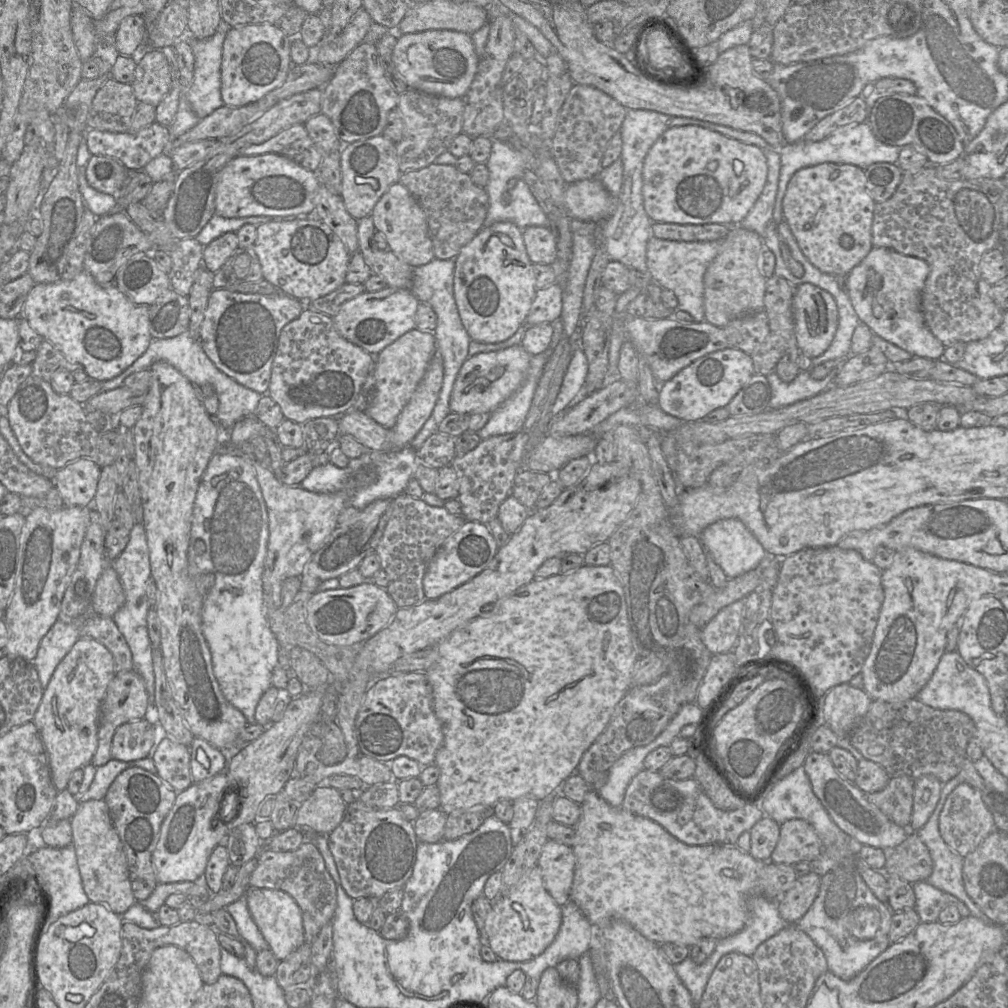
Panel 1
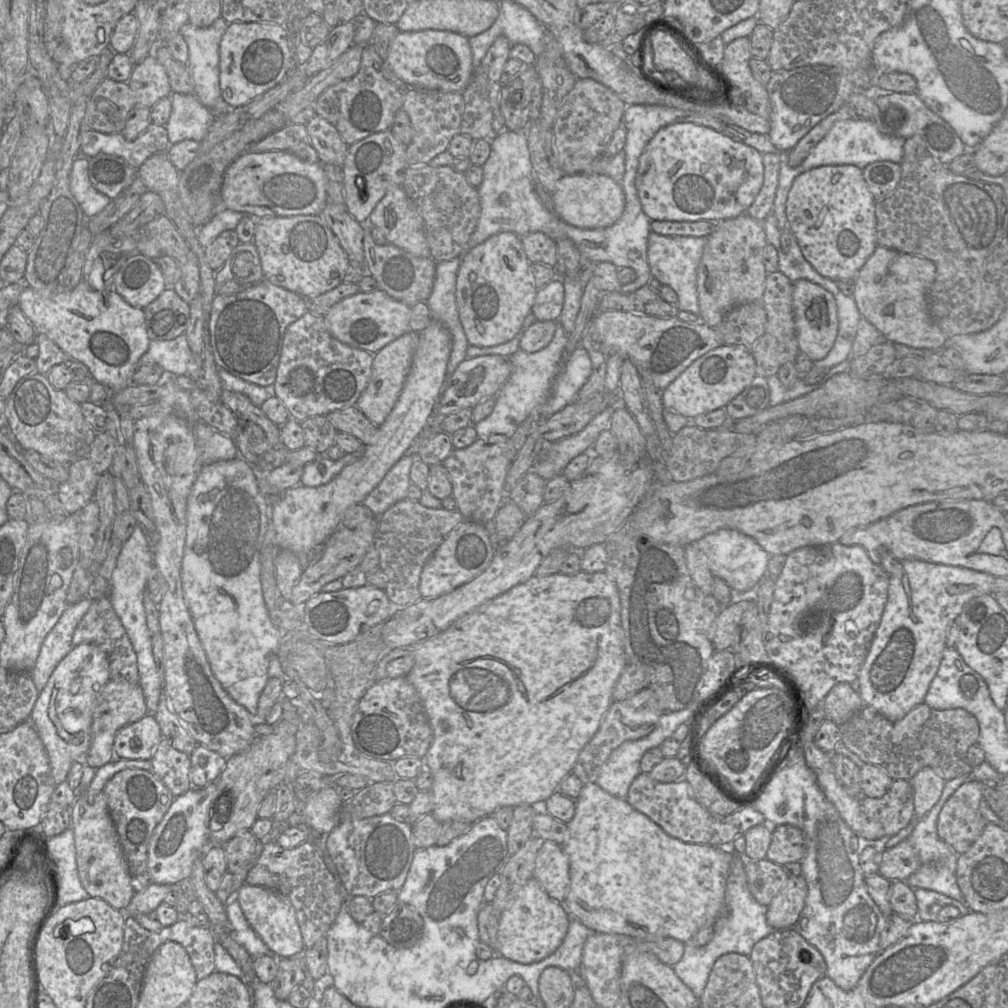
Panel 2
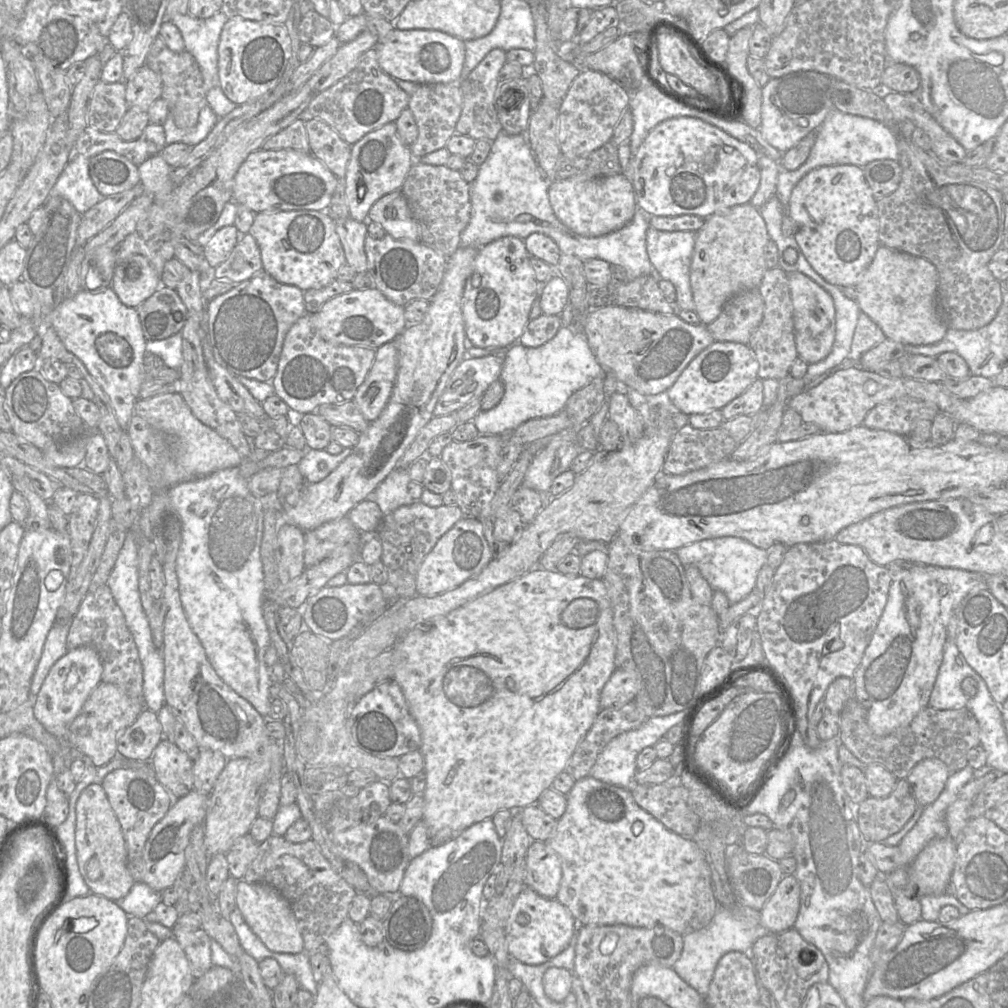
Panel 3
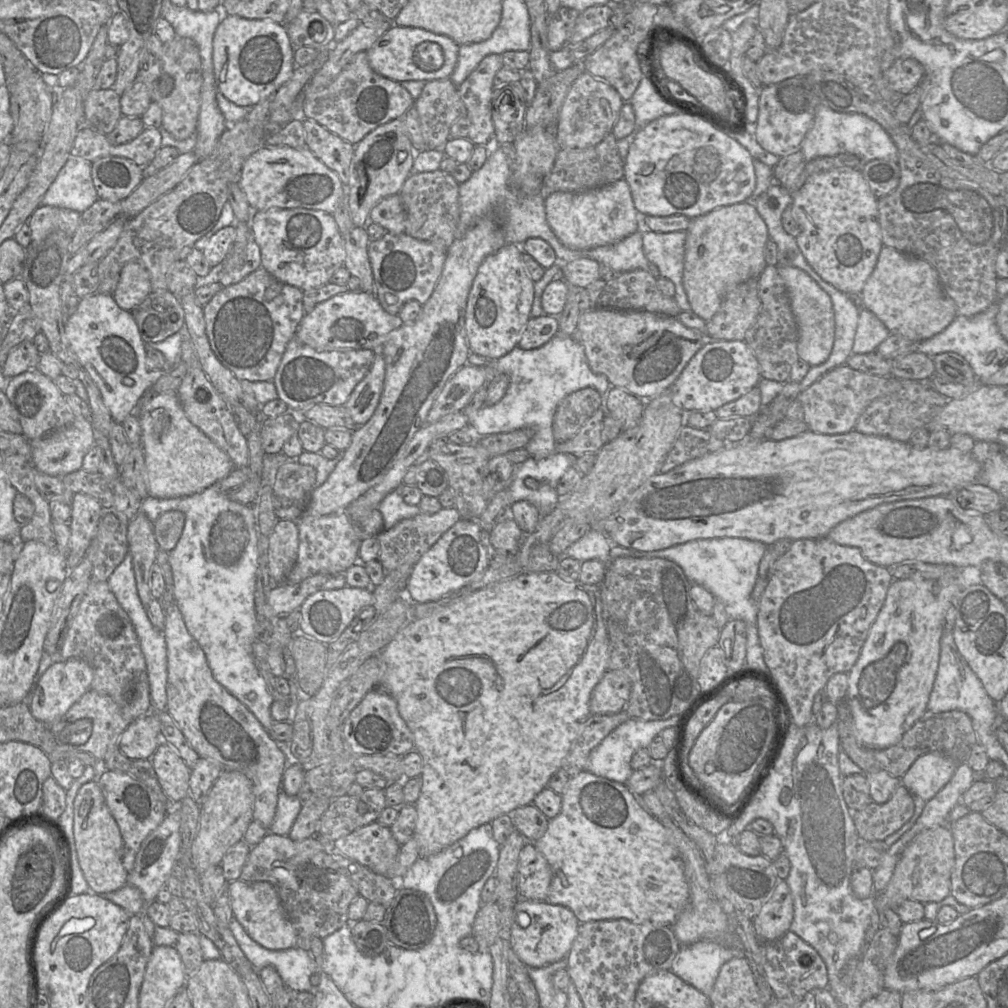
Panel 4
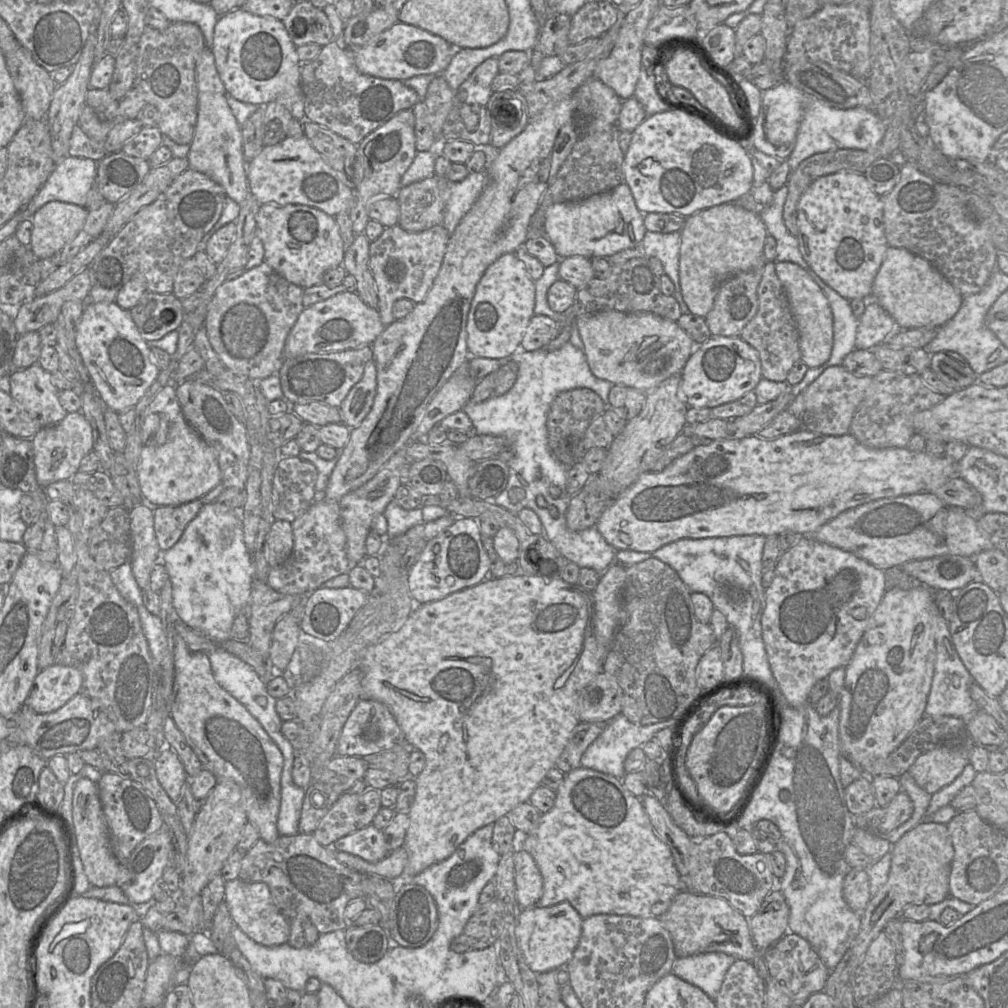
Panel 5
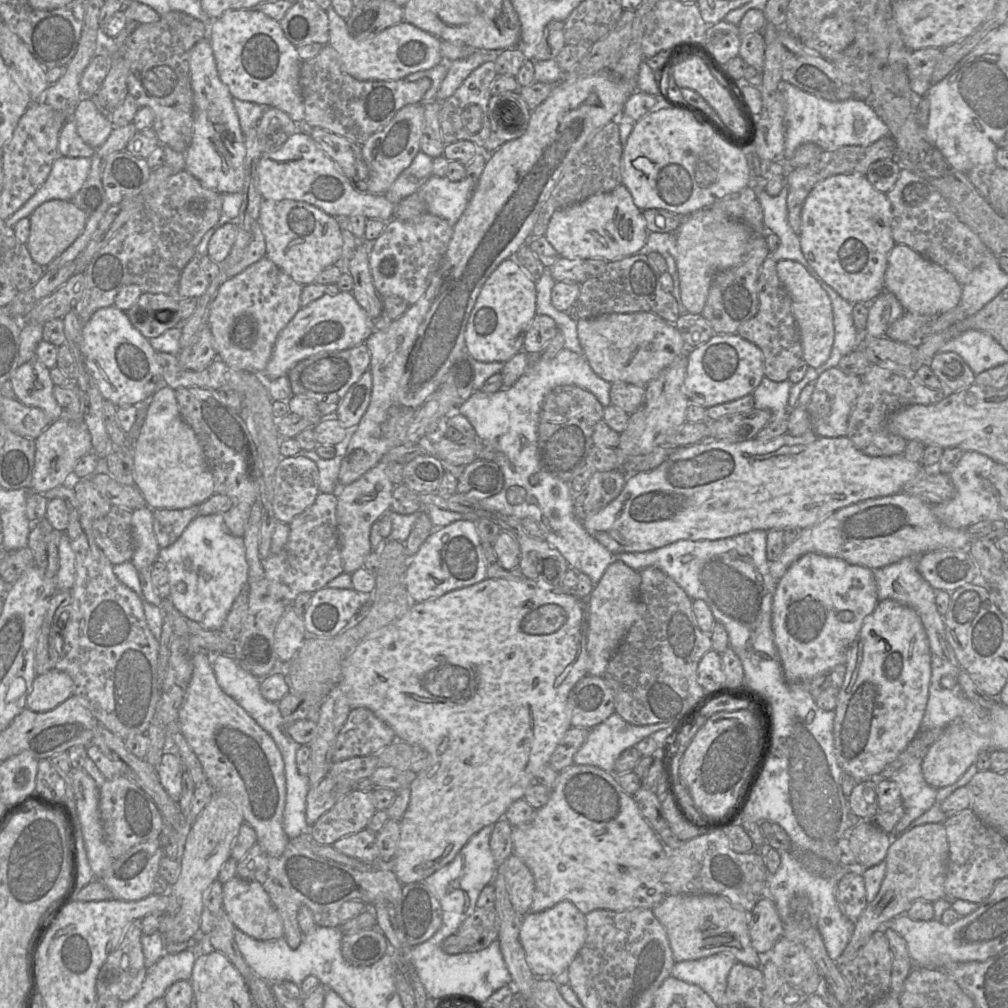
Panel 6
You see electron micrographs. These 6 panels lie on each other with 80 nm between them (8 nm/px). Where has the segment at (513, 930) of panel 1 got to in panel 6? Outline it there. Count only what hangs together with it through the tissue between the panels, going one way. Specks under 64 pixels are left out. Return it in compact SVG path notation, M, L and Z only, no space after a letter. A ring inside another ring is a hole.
M561 901L553 907L538 913L528 912L522 917L519 940L525 952L526 962L537 978L551 978L559 975L573 961L582 948L586 937L586 921L571 902Z

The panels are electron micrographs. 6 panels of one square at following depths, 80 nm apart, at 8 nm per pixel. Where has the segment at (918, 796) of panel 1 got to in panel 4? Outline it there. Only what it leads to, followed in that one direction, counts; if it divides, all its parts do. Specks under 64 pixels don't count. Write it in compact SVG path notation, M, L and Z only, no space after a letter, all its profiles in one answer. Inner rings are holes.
M929 752L911 765L901 782L913 795L927 802L950 781L957 766L951 758L939 752Z

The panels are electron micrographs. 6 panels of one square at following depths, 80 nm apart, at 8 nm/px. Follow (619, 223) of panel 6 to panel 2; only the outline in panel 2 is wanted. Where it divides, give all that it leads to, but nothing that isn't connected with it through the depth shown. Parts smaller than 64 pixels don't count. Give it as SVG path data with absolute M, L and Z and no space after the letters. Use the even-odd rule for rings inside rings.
M563 174L551 197L554 213L564 222L581 229L599 229L613 225L621 217L625 206L620 183L606 174Z

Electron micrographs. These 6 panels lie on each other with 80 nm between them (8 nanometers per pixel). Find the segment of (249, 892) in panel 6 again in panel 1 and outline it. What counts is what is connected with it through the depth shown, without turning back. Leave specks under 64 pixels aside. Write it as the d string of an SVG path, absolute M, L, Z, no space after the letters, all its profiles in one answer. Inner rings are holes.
M249 887L246 898L248 910L277 960L285 959L305 942L302 913L289 894L281 890Z

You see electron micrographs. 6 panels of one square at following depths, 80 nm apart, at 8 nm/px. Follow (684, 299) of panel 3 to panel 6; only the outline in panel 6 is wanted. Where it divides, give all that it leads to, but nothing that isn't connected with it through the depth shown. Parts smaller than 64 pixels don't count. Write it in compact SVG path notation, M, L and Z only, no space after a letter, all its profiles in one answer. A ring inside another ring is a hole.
M648 232L646 244L639 253L647 255L650 252L658 252L666 261L666 271L669 272L673 278L673 290L671 293L677 301L679 314L684 315L689 313L680 298L680 287L676 266L677 243L675 233Z

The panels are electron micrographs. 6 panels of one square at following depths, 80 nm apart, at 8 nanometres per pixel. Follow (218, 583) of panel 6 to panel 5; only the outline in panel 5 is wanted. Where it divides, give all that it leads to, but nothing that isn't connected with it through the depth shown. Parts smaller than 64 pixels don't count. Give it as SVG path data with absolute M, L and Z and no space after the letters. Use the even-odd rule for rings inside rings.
M217 502L204 504L178 542L162 551L160 561L165 565L172 583L173 605L180 620L217 643L230 639L237 613L248 606L254 579L252 554L244 542L241 510L233 510Z

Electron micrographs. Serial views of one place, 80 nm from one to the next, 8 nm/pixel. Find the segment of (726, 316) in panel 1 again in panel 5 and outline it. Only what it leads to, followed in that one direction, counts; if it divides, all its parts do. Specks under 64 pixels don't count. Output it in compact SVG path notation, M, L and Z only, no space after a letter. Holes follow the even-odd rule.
M722 203L685 218L680 230L679 281L683 299L692 314L705 317L713 308L722 282L750 270L764 259L767 235L760 216L737 203Z

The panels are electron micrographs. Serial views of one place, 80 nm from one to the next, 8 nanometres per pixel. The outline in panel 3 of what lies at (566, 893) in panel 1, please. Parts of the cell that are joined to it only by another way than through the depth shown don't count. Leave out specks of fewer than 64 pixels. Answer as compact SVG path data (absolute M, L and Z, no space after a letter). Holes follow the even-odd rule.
M532 841L526 856L525 885L540 896L555 899L562 879L561 860L547 842Z

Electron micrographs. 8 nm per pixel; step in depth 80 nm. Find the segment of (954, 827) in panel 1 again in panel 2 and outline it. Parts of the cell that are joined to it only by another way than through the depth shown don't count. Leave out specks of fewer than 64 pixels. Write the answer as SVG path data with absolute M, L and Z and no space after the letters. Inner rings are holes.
M969 779L945 802L937 821L937 832L958 855L969 850L988 823L979 811L983 798L981 781Z

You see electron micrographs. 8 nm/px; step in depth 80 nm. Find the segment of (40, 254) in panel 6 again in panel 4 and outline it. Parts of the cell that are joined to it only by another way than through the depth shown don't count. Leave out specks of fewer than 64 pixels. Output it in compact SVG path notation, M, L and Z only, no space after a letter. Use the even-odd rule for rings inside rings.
M44 204L38 206L28 220L32 242L41 241L56 230L73 236L80 217L81 213L74 210Z

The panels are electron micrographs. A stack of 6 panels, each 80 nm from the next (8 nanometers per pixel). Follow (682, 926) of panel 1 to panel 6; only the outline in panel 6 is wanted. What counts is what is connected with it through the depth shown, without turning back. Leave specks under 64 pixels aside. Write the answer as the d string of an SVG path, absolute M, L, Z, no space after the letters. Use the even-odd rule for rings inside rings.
M572 764L559 772L548 802L543 807L537 810L534 809L534 818L531 826L512 828L513 854L525 863L534 878L533 901L529 912L538 913L544 911L561 901L571 902L583 915L599 909L615 912L634 908L653 909L662 901L666 896L662 884L662 876L668 867L668 849L643 818L632 796L621 788L615 773L606 772L596 766Z

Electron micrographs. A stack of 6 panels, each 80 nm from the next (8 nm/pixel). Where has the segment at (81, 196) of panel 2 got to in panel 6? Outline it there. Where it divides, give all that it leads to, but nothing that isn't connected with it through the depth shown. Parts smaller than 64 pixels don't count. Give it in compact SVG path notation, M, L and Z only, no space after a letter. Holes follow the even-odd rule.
M59 155L46 181L19 210L4 221L5 229L13 229L19 220L29 217L46 201L52 199L70 201L86 181L90 173L91 162L90 157Z

